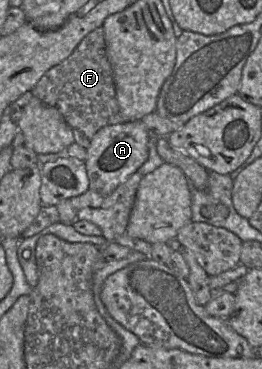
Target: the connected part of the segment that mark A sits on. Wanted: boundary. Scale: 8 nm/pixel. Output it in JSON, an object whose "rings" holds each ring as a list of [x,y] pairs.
{"rings":[[[141,120],[127,121],[101,128],[91,138],[84,161],[89,187],[83,194],[59,202],[56,207],[60,223],[73,225],[77,221],[77,215],[81,209],[101,203],[135,173],[148,158],[150,140],[150,134]]]}

